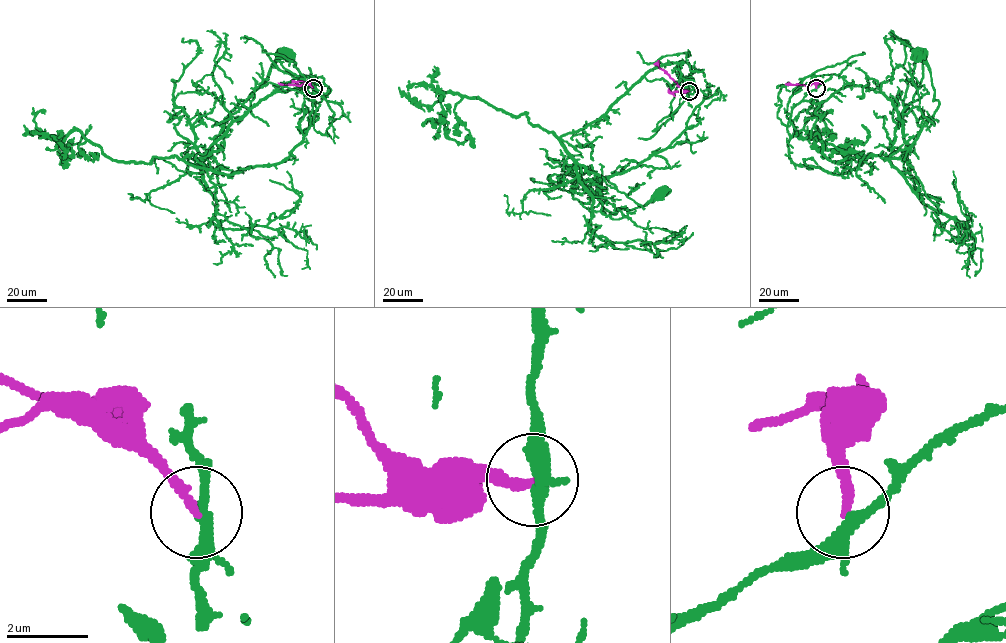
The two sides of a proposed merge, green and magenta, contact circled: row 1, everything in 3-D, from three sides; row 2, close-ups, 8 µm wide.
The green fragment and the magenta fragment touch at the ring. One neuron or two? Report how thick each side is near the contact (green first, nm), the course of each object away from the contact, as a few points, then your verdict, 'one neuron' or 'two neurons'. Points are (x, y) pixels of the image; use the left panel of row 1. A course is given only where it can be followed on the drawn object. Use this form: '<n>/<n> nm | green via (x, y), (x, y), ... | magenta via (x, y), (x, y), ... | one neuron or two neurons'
240/220 nm | green via (313, 88), (307, 134), (280, 162), (228, 174), (183, 159), (204, 158), (226, 118), (284, 55) | magenta via (313, 88), (306, 83), (299, 86), (282, 84) | two neurons

